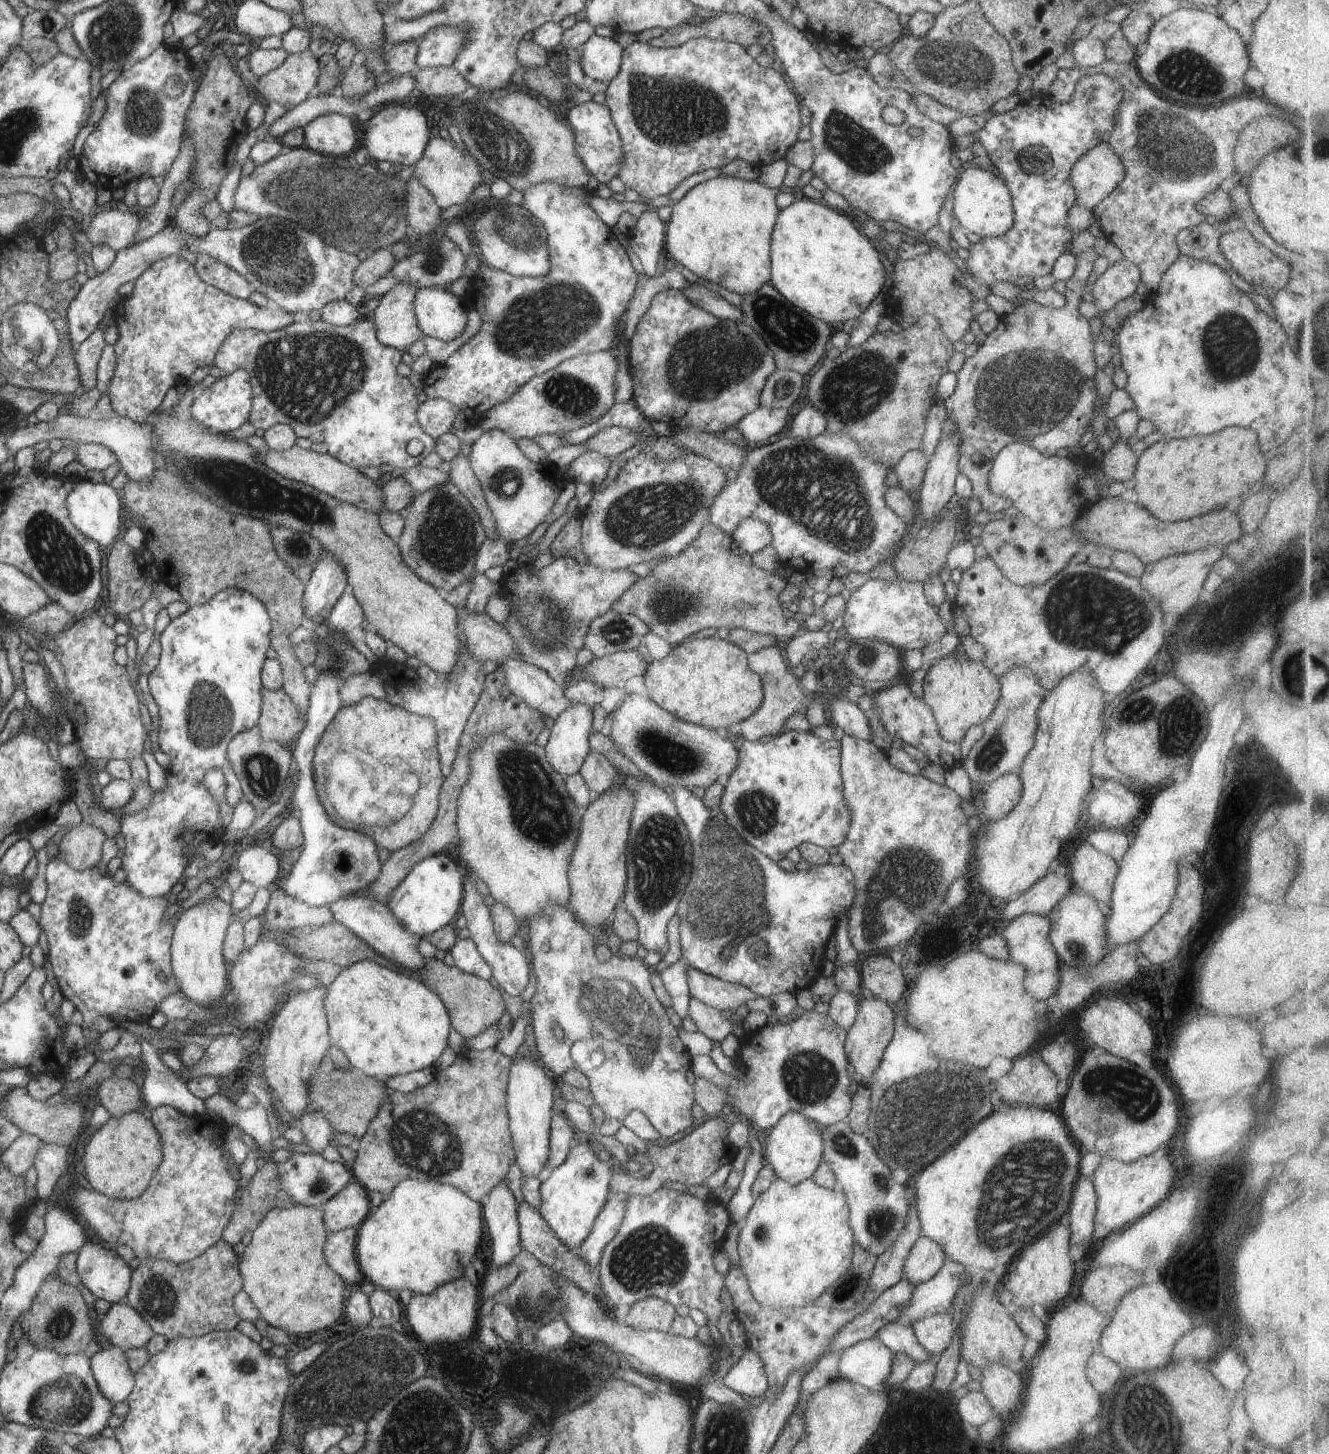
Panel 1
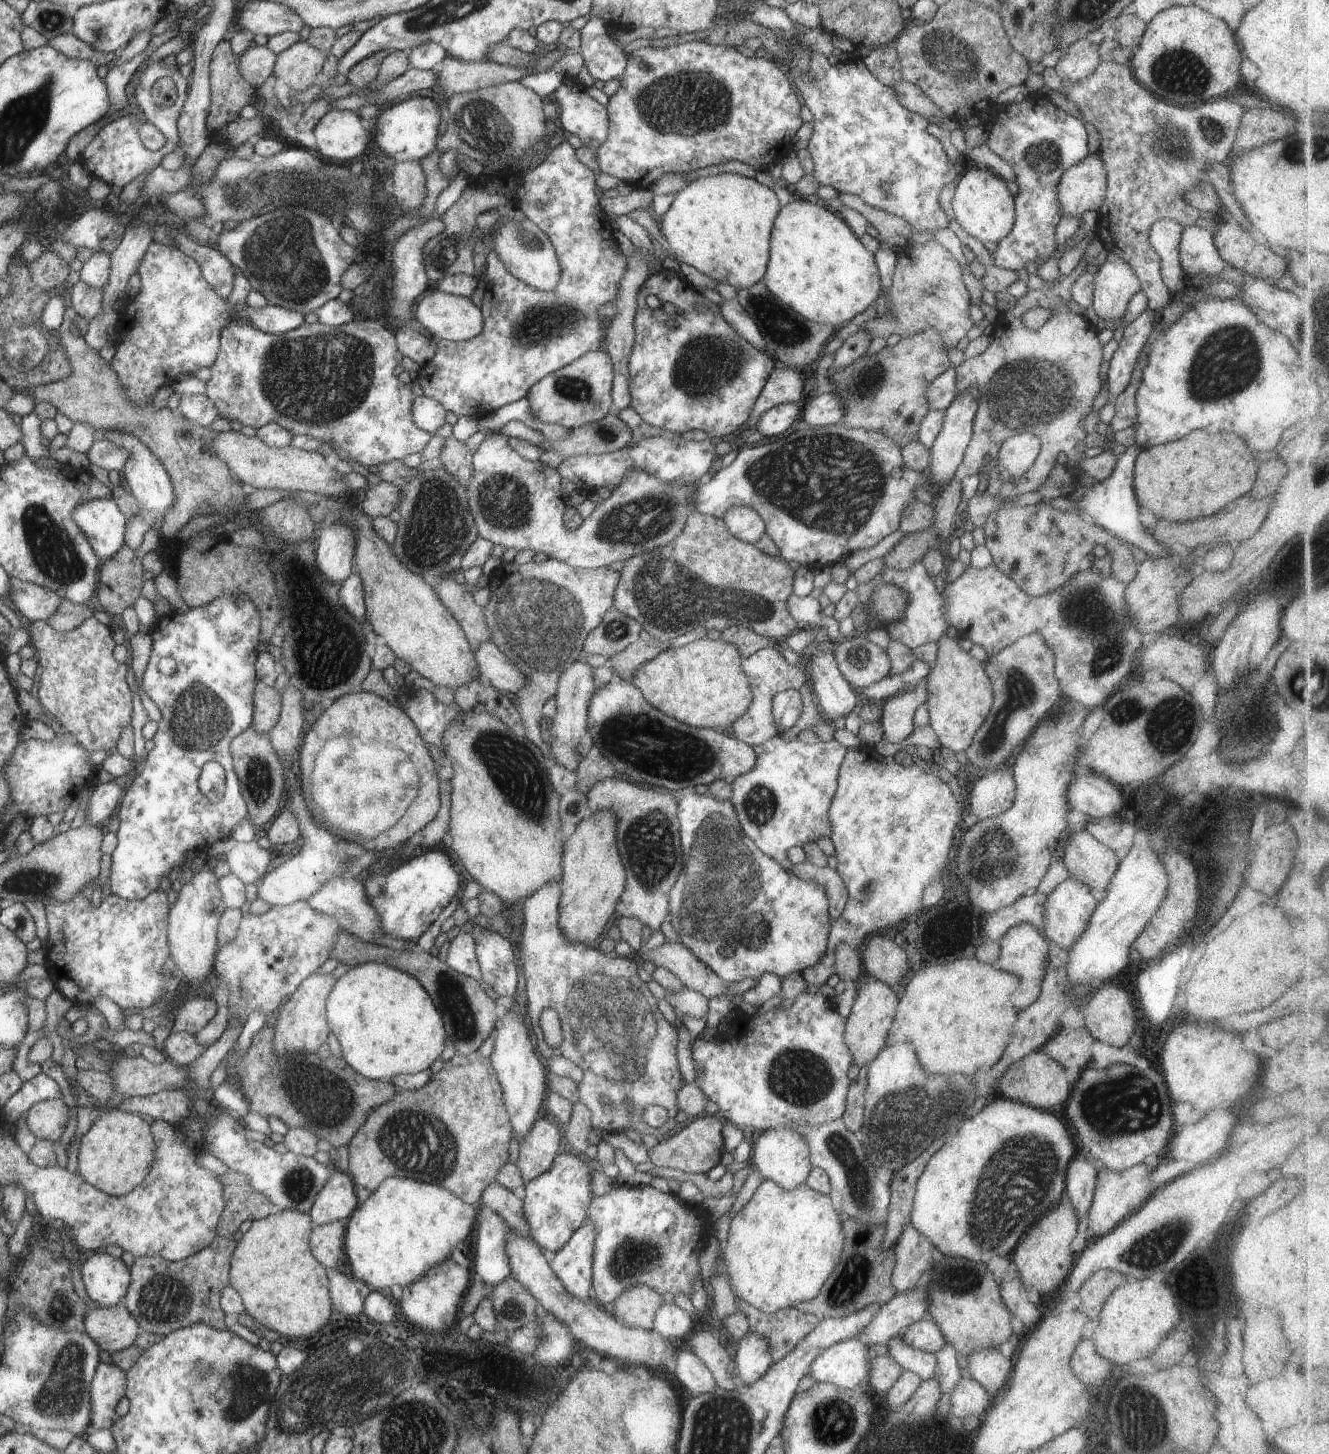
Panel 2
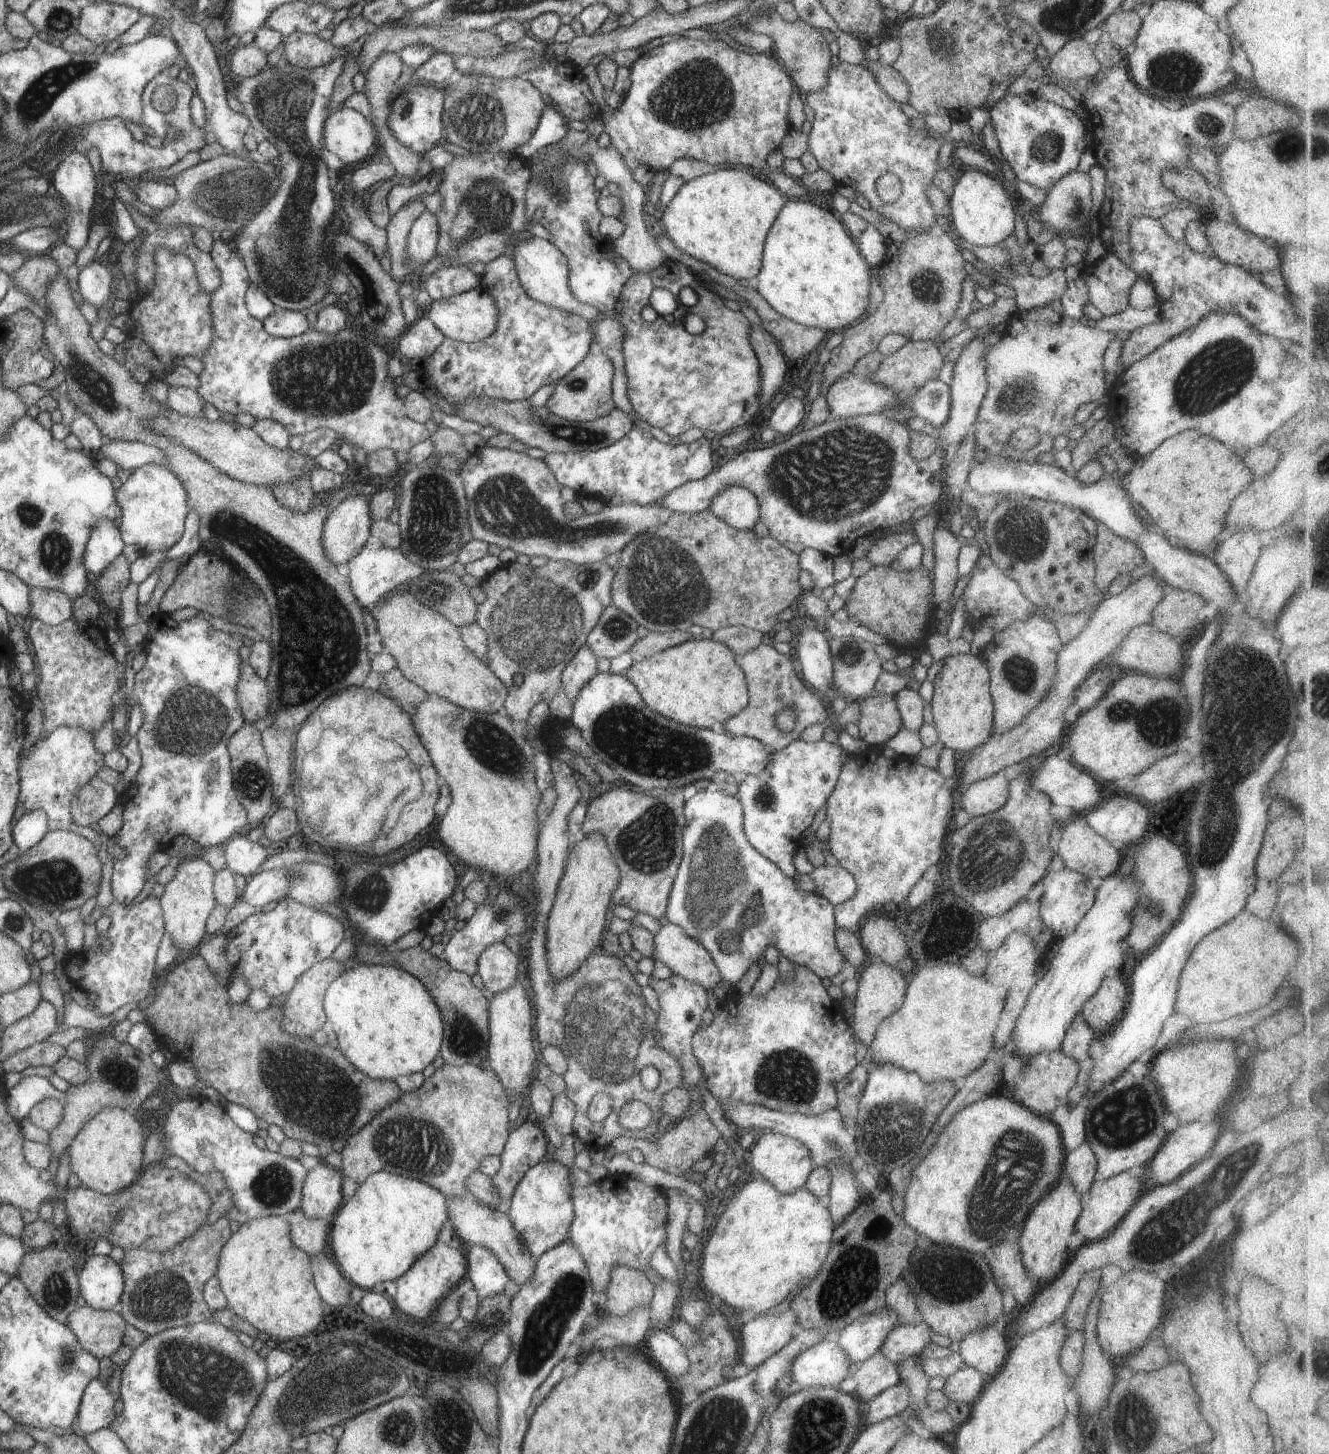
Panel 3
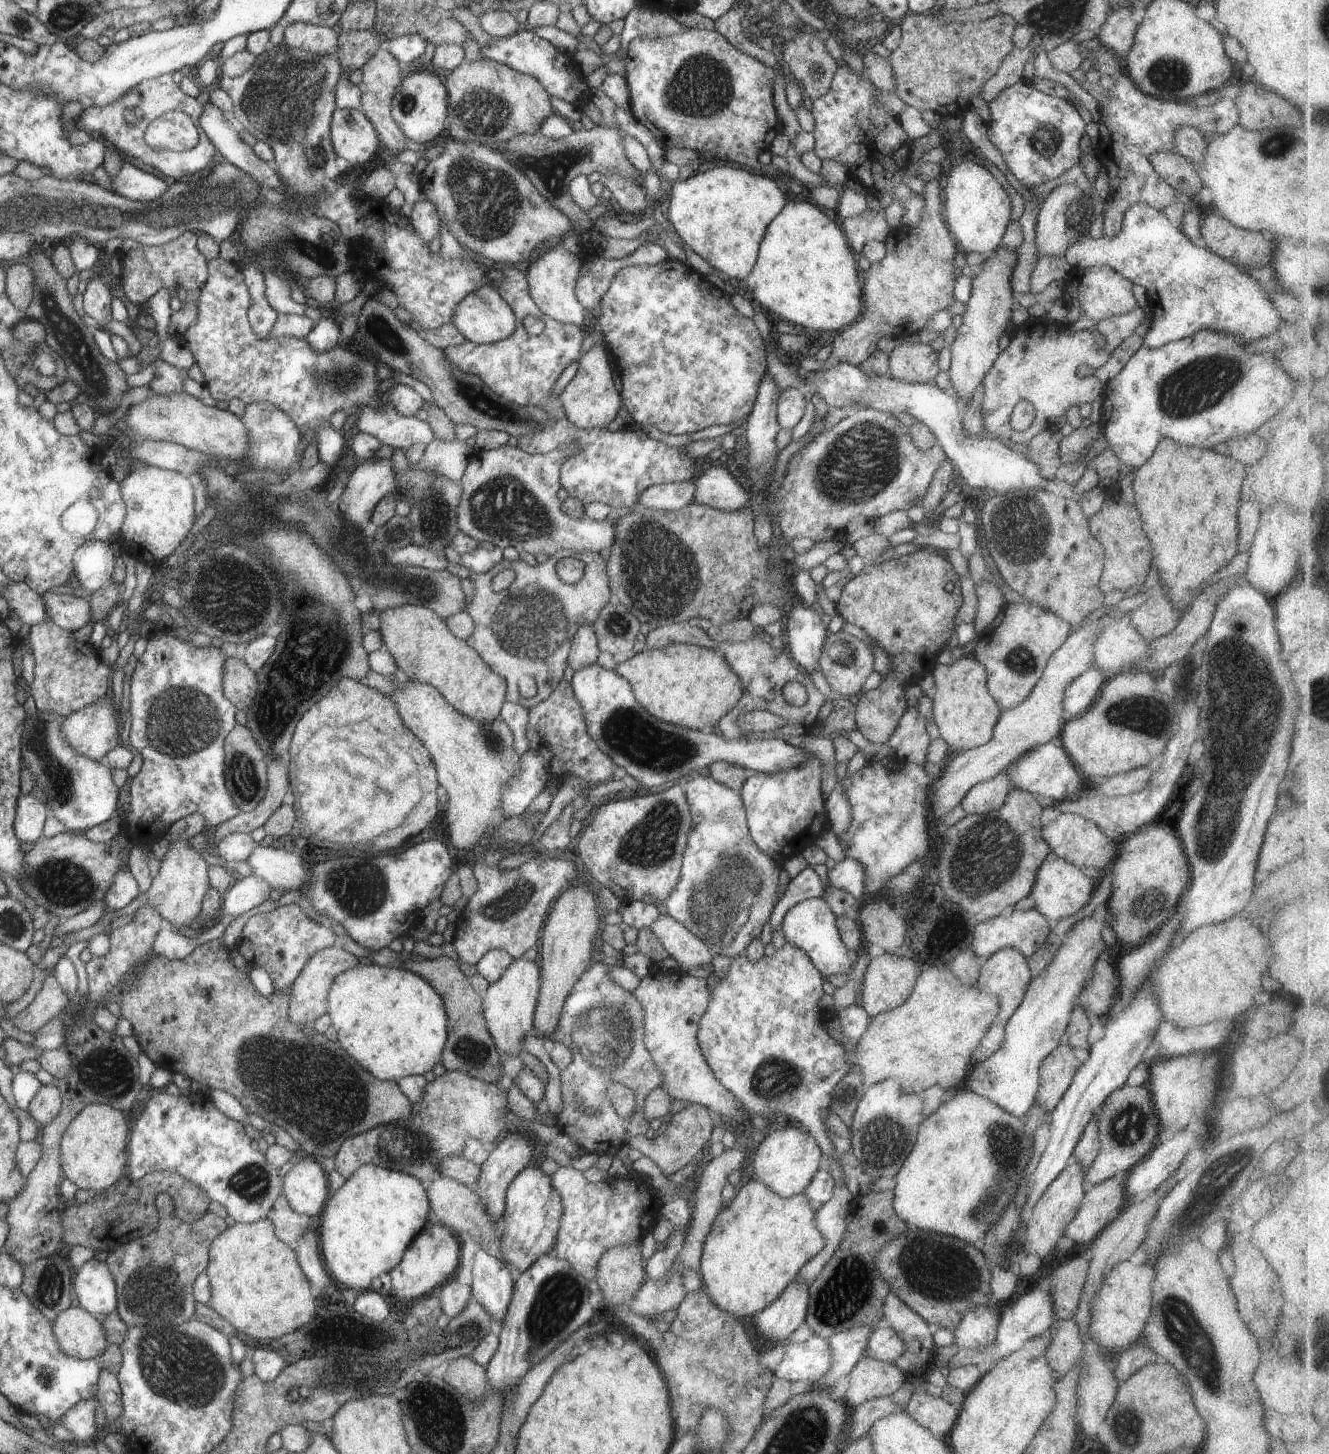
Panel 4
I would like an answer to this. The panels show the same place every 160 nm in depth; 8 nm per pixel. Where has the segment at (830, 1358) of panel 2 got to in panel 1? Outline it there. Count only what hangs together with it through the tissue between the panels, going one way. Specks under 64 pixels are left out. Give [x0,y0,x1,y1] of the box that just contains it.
[837,1336,894,1392]

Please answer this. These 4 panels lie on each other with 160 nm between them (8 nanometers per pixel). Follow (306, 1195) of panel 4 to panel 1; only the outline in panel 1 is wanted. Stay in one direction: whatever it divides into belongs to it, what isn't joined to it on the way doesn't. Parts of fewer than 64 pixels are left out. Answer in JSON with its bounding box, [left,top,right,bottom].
[321,1178,370,1234]

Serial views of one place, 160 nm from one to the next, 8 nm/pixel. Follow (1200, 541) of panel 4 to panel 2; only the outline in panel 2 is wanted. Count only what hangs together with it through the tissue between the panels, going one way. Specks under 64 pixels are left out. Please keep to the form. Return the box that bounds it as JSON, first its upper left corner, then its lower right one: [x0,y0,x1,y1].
[1134,430,1258,522]

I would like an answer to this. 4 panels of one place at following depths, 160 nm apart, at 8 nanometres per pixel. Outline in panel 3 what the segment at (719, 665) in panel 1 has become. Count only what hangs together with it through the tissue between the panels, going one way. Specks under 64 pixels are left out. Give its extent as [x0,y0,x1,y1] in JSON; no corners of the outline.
[627,638,749,729]

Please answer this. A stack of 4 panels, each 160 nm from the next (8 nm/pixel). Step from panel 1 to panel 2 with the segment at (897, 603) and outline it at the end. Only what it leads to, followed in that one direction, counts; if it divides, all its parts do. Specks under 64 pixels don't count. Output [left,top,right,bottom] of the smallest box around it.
[850,563,1144,709]

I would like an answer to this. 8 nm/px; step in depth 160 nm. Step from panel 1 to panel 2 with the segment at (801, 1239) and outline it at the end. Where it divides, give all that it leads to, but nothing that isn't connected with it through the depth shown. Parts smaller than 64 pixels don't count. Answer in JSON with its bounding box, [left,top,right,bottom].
[720,1179,844,1314]

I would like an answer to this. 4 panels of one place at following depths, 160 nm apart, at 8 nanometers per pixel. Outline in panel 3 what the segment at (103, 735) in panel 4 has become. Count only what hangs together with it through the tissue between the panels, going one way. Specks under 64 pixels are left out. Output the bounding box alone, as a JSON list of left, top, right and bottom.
[20,727,105,831]

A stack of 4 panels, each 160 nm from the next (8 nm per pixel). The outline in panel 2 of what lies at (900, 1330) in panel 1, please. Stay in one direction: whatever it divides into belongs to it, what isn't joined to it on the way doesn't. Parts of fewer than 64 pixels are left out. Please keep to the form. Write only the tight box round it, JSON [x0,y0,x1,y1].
[887,1335,937,1380]

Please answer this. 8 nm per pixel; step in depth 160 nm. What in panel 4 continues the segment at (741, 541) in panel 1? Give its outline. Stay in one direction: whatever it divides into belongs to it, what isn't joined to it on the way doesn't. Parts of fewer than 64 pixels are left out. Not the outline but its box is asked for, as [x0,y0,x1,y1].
[694,466,750,511]

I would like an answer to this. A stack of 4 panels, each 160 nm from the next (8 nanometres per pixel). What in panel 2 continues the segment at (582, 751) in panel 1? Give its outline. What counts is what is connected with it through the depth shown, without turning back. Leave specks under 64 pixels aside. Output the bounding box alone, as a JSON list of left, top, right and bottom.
[548,660,596,771]

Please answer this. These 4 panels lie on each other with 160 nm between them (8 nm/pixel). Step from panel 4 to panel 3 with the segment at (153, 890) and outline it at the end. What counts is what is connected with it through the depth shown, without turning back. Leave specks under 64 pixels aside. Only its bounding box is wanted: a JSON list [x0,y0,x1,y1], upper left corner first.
[161,857,218,959]

